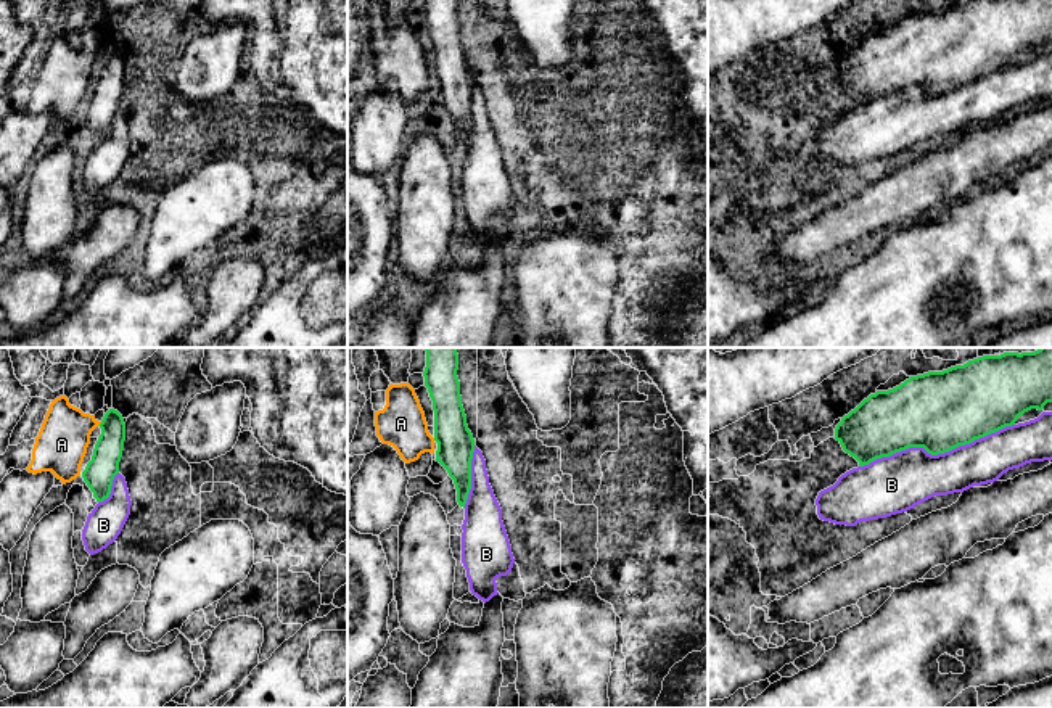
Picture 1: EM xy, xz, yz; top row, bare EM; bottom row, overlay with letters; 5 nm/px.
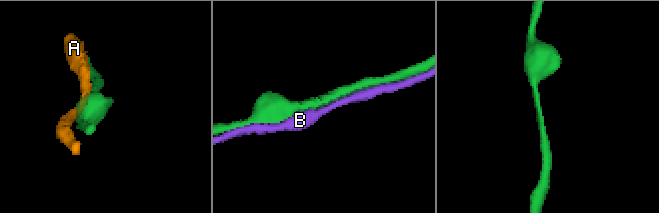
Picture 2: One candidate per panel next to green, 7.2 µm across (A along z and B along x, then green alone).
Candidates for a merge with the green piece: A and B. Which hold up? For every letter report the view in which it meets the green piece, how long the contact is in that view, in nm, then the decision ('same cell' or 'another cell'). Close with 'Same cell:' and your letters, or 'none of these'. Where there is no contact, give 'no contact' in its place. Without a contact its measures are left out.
A: contact in xy; length 30 nm; another cell
B: contact in yz; length 800 nm; another cell
Same cell: none of these

